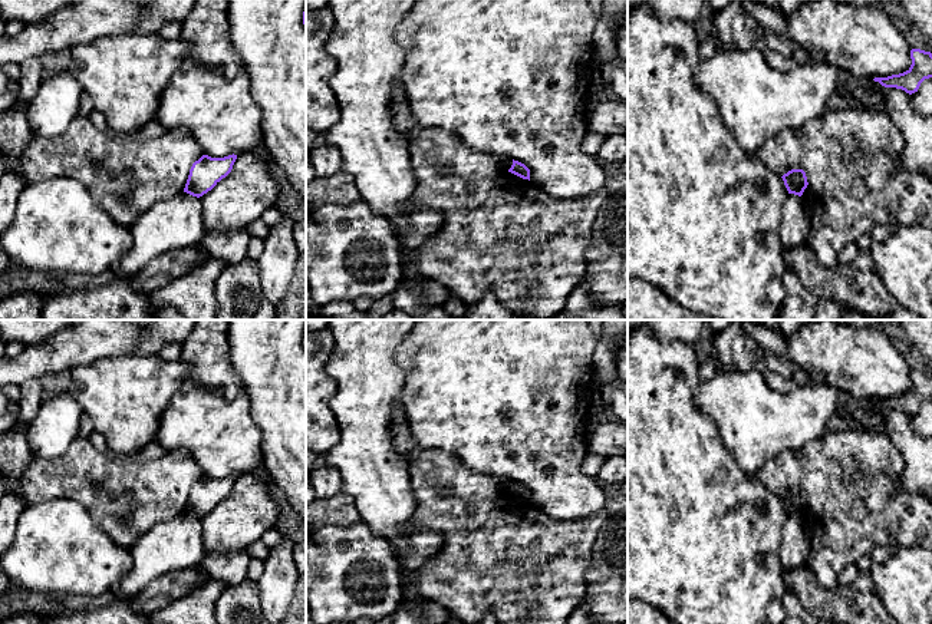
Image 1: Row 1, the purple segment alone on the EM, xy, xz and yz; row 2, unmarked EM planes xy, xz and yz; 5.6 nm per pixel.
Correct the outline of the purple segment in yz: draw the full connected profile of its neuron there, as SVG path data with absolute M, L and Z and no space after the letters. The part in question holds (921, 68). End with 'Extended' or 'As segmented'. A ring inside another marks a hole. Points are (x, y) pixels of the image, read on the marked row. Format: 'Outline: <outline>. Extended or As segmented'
Outline: M912 49L910 59L912 65L906 72L887 77L875 77L873 80L885 88L902 89L909 95L918 92L921 83L932 77L932 53Z. As segmented

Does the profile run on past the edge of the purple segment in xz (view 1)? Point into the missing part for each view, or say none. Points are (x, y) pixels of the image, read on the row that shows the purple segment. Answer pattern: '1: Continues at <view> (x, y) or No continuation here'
1: No continuation here

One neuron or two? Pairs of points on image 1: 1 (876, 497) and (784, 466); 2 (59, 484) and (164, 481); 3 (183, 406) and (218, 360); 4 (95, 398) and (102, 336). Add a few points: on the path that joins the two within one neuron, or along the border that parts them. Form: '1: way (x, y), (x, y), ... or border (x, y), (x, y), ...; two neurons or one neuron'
1: way (853, 492), (840, 485), (826, 471), (807, 471); one neuron
2: way (85, 478), (138, 481); one neuron
3: border (200, 383), (208, 389), (218, 390), (230, 399); two neurons
4: border (132, 352), (124, 356), (105, 356), (71, 370); two neurons

